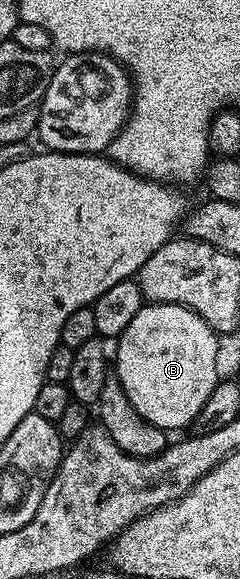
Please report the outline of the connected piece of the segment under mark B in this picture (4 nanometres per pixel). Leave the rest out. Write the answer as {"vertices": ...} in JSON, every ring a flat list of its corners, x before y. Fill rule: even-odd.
{"vertices":[[154,302,141,307,131,324,123,328,121,333,125,347,115,354,115,377,123,392,127,392,127,400,131,400,131,408,143,416,155,428,166,432,192,427,199,416,203,404,207,404,207,396,216,388,219,381,217,375,217,341,219,335,193,310,175,304]]}

